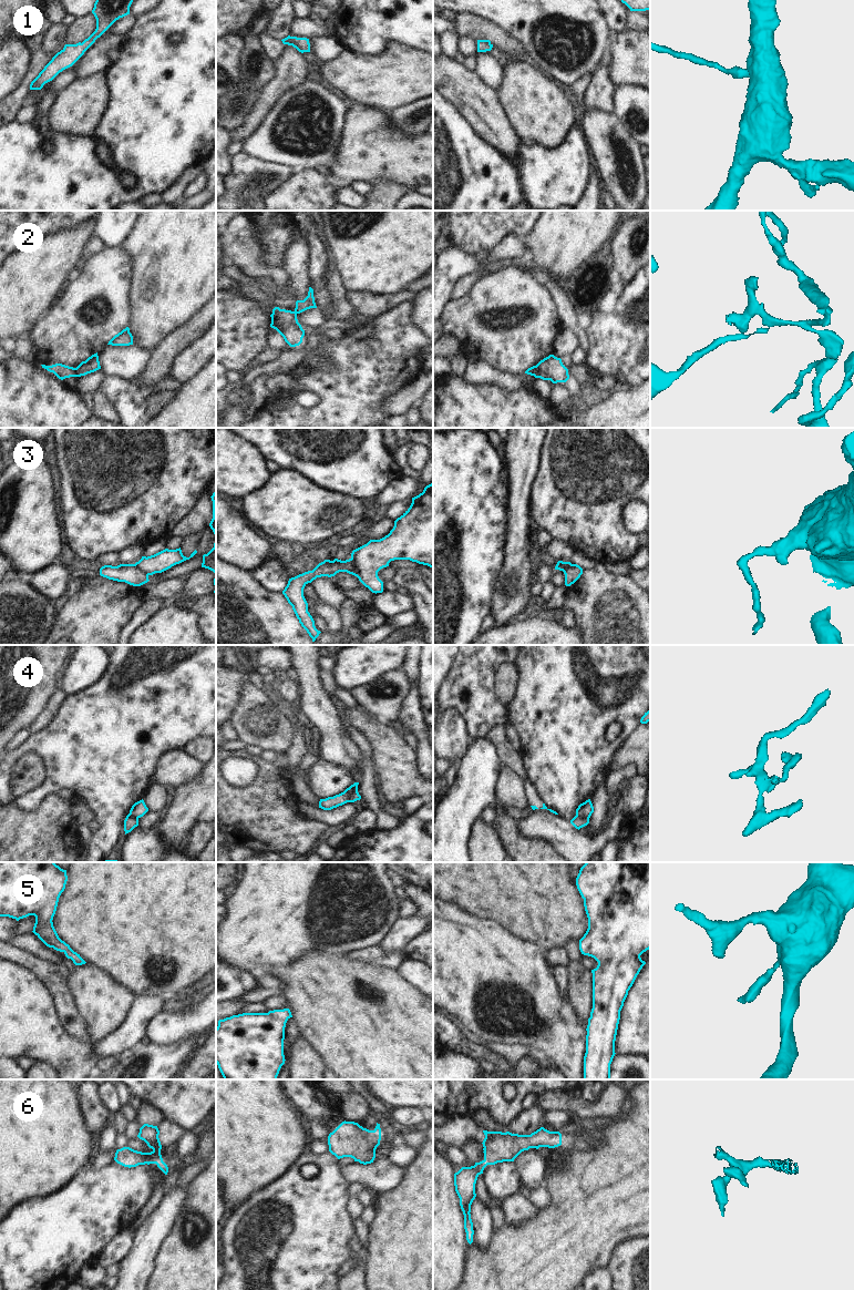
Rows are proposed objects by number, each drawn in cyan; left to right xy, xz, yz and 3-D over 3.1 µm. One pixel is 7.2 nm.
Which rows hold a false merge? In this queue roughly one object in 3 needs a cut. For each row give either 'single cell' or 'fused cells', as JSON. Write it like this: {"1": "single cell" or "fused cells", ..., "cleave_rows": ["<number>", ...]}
{"1": "single cell", "2": "fused cells", "3": "fused cells", "4": "fused cells", "5": "single cell", "6": "single cell", "cleave_rows": ["2", "3", "4"]}

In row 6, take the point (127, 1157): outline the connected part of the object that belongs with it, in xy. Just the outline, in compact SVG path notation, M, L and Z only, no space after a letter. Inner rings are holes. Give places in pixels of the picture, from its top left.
M144 1124L140 1128L140 1133L137 1137L142 1140L144 1140L150 1148L153 1150L151 1153L142 1153L134 1150L130 1147L123 1147L121 1149L117 1149L115 1153L114 1160L124 1166L124 1167L136 1167L138 1165L150 1165L150 1164L156 1164L157 1167L167 1175L168 1167L163 1161L161 1149L162 1145L158 1138L160 1130L157 1126Z

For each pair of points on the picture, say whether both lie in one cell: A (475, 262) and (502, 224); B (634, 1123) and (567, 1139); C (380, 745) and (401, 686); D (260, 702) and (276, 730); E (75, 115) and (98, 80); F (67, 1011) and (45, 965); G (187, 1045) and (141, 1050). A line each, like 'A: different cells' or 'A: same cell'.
A: different cells
B: different cells
C: different cells
D: same cell
E: same cell
F: same cell
G: same cell

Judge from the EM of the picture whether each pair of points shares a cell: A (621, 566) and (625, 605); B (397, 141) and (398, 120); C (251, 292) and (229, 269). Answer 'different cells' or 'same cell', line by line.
A: different cells
B: different cells
C: same cell

